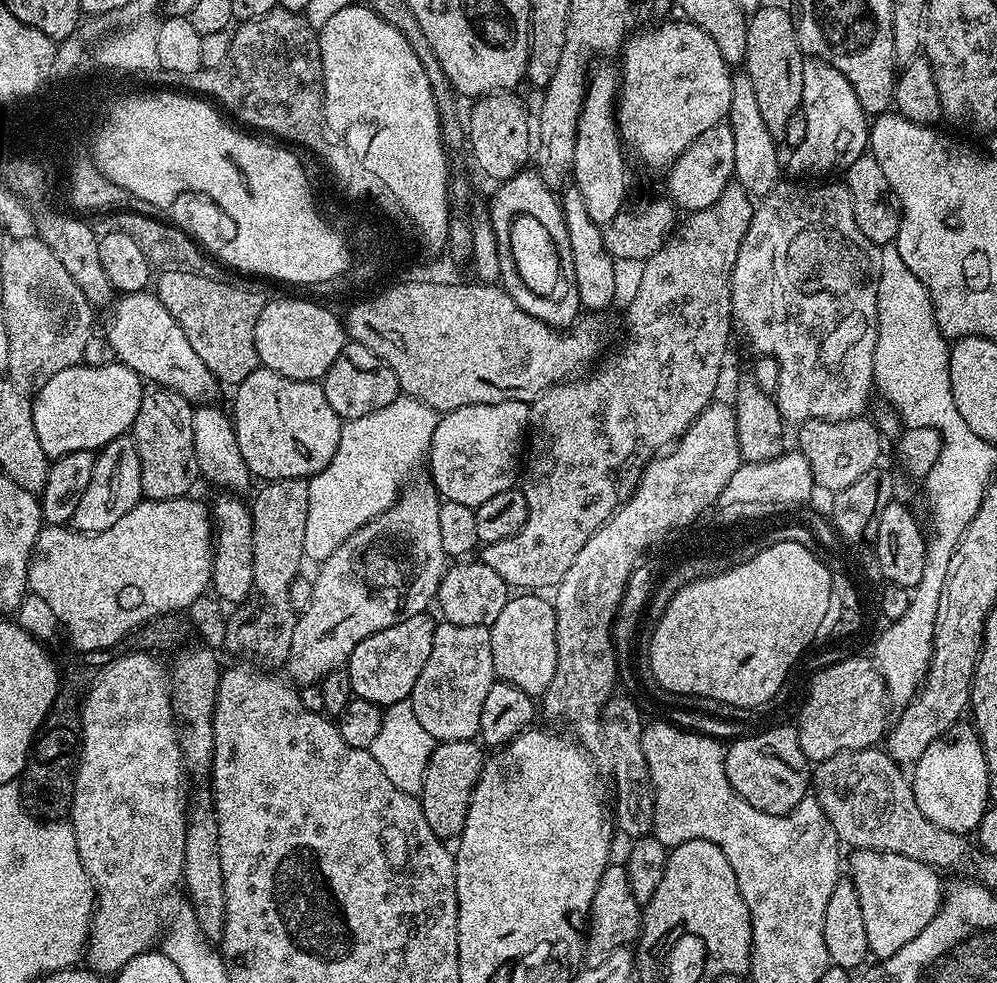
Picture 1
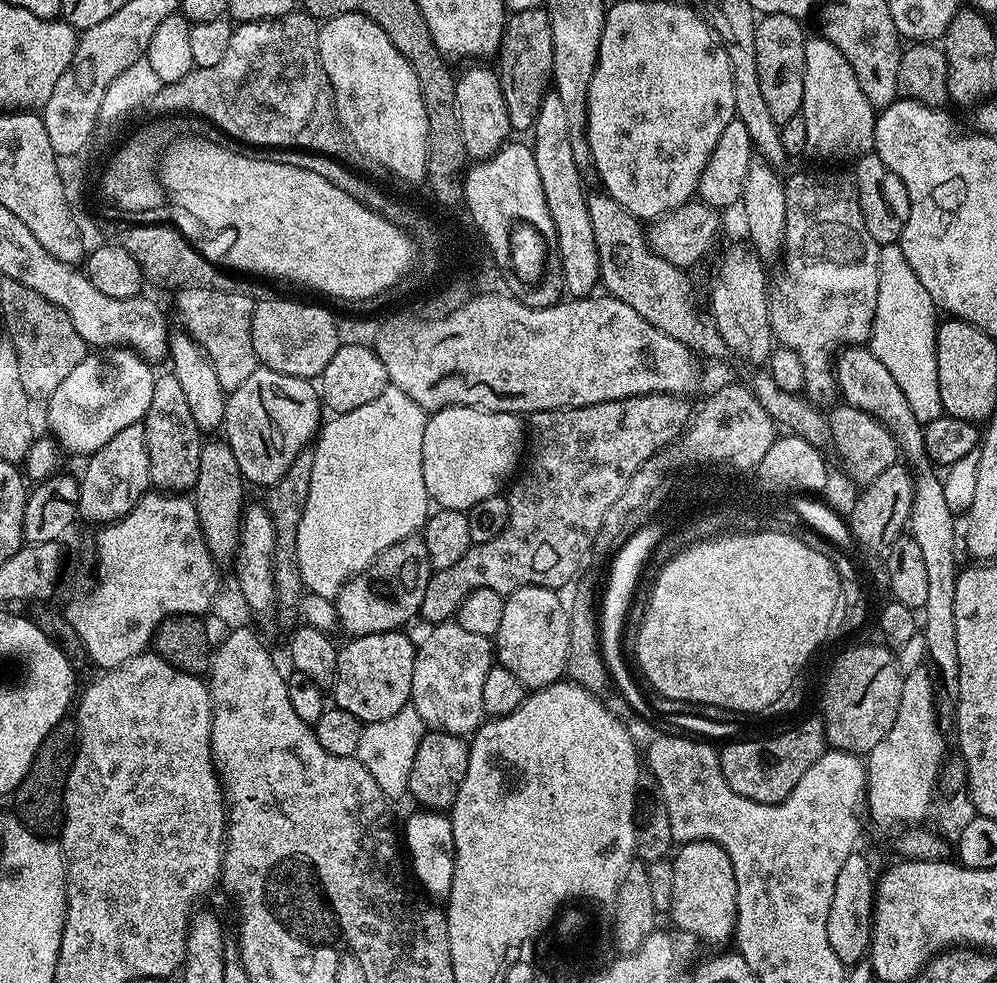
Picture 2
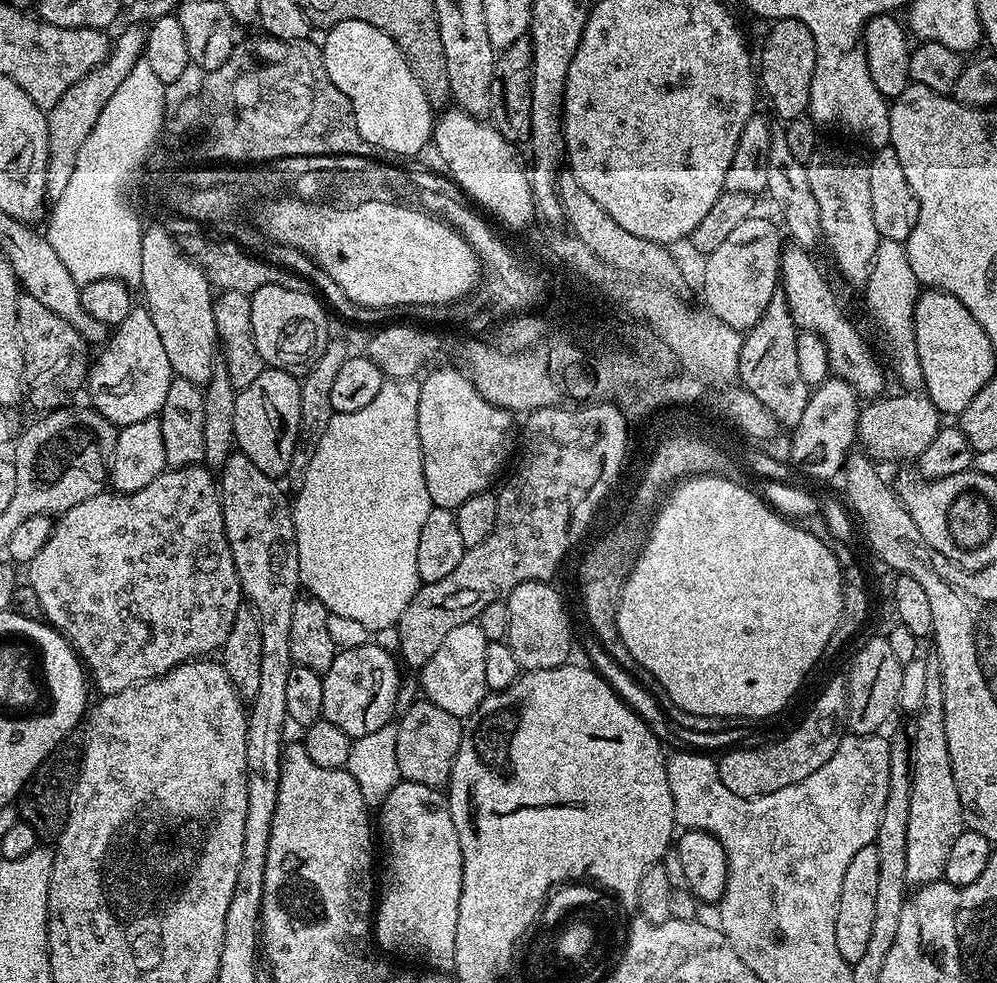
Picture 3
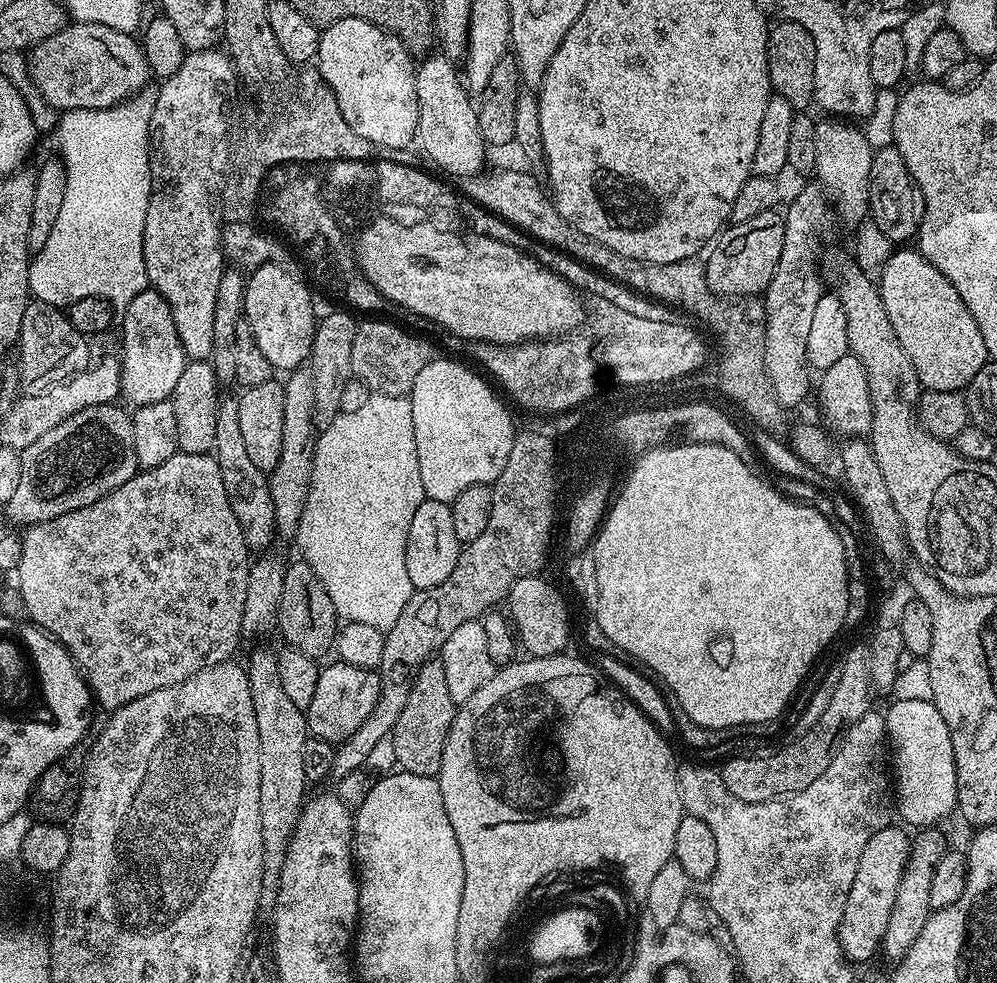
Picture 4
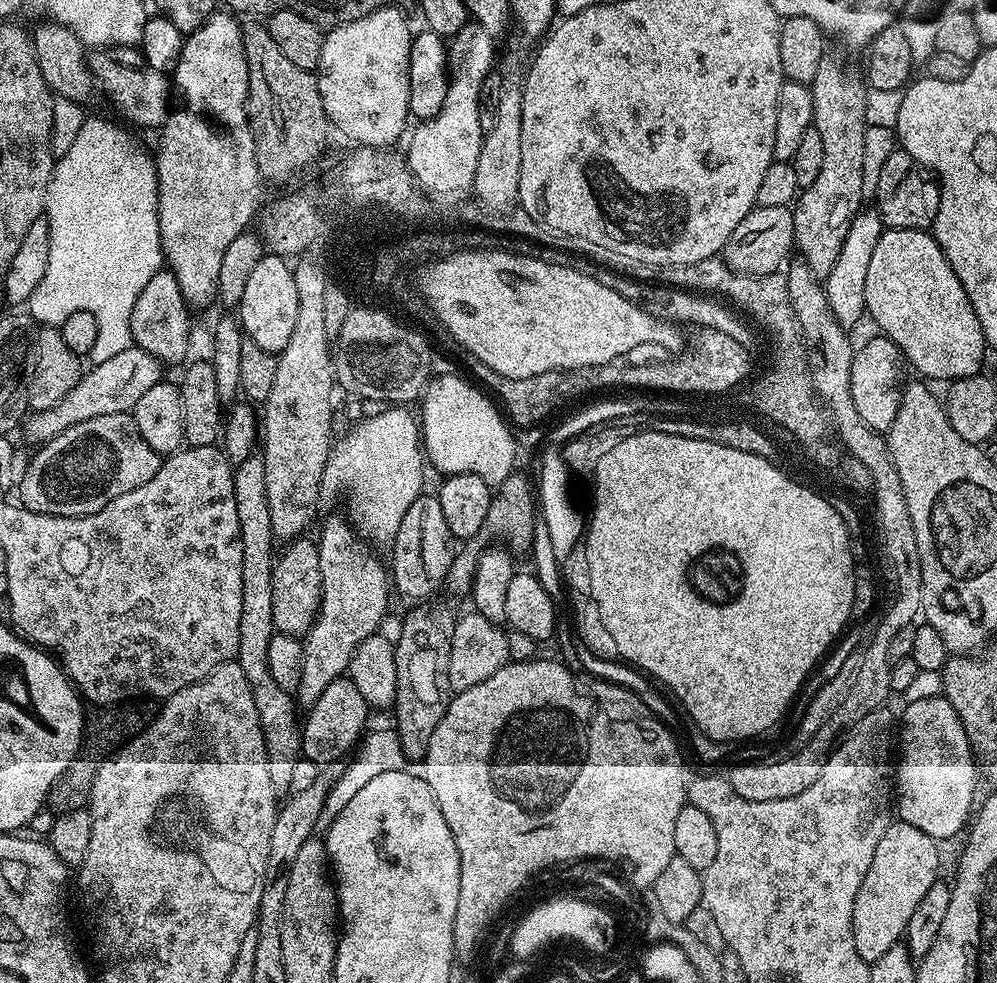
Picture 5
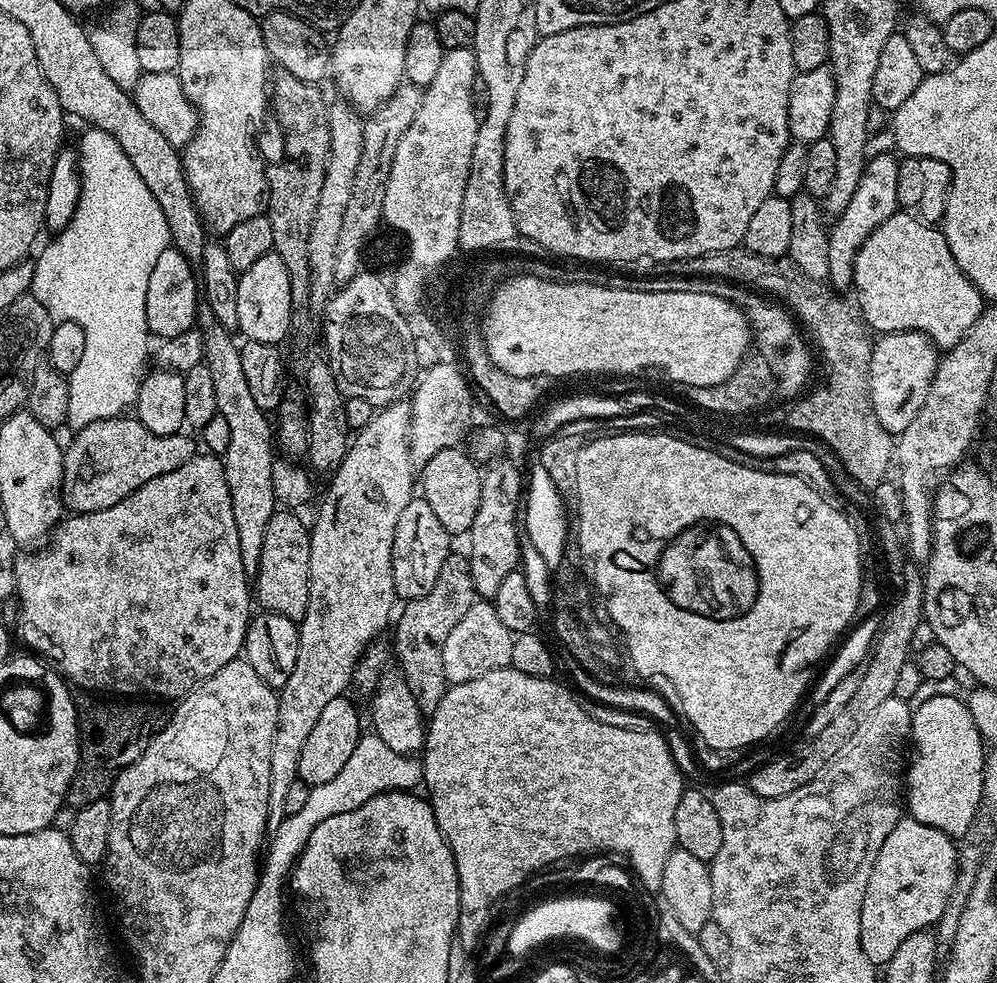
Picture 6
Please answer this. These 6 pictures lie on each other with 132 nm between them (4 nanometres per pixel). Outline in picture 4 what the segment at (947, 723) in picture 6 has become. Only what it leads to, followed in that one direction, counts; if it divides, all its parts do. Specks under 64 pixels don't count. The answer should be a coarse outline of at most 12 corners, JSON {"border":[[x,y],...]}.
{"border":[[928,701],[883,713],[894,808],[913,829],[957,811],[950,730]]}

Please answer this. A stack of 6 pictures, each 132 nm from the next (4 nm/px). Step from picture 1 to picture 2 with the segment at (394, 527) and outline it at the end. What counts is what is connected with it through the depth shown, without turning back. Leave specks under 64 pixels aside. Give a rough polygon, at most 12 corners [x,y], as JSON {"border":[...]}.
{"border":[[419,535],[390,546],[336,595],[353,637],[403,629],[432,564]]}

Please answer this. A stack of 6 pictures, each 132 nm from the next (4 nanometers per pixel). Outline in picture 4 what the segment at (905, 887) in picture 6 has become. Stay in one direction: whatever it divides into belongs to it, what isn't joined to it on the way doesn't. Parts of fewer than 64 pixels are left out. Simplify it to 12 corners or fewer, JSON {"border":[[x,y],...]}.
{"border":[[878,830],[838,926],[859,966],[881,949],[912,840]]}

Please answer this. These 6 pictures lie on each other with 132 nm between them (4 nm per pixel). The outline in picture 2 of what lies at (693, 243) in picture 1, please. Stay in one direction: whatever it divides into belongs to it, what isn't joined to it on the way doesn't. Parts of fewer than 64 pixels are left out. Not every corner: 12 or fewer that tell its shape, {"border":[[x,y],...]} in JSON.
{"border":[[655,392],[531,413],[506,530],[419,615],[563,589],[629,478],[690,420]]}

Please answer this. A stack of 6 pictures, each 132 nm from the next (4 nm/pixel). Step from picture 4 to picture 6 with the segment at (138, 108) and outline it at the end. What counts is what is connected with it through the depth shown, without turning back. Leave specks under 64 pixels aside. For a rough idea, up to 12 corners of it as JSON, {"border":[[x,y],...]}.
{"border":[[106,130],[30,295],[78,322],[67,427],[123,416],[149,363],[172,235]]}

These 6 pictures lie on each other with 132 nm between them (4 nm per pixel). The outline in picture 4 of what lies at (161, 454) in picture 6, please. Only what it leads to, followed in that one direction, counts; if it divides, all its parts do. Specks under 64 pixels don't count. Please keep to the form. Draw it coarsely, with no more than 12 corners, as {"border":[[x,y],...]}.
{"border":[[78,410],[20,452],[6,508],[42,526],[130,482],[132,417]]}

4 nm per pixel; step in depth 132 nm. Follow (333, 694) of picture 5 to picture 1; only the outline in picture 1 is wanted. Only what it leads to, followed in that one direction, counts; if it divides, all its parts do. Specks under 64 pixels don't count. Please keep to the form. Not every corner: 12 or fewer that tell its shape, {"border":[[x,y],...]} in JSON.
{"border":[[399,620],[354,646],[355,699],[411,697],[437,621]]}

